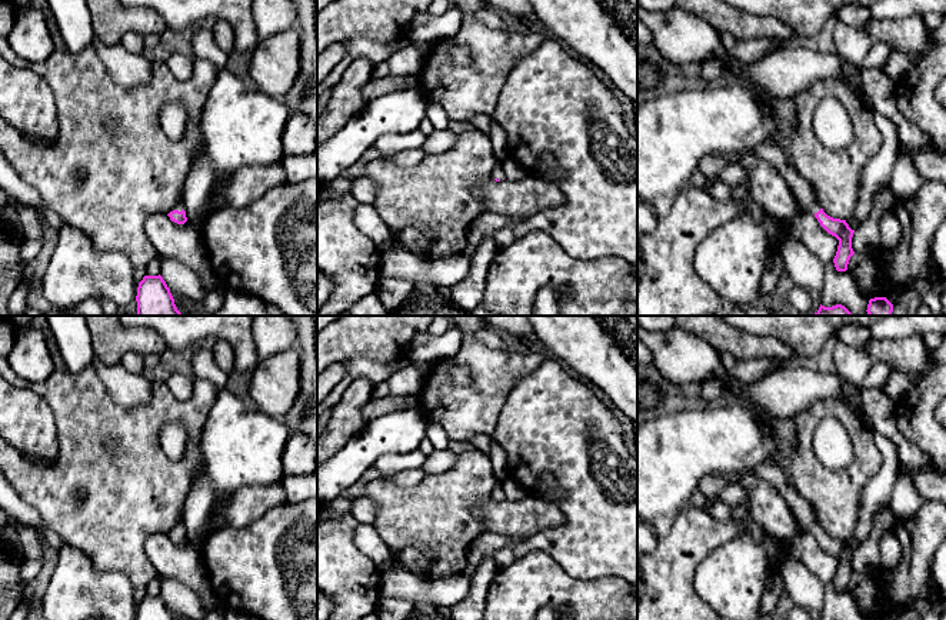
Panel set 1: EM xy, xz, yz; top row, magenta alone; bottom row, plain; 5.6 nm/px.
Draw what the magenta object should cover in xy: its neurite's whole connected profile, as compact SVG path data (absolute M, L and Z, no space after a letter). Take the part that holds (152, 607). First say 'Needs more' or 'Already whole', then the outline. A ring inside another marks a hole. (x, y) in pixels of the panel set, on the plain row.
Already whole. M144 596L139 603L136 620L174 620L163 597Z

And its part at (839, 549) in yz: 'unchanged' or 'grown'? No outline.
grown

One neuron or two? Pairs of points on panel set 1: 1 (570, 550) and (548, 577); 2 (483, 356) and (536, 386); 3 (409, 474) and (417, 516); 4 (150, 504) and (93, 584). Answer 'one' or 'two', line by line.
1: two
2: two
3: two
4: two

